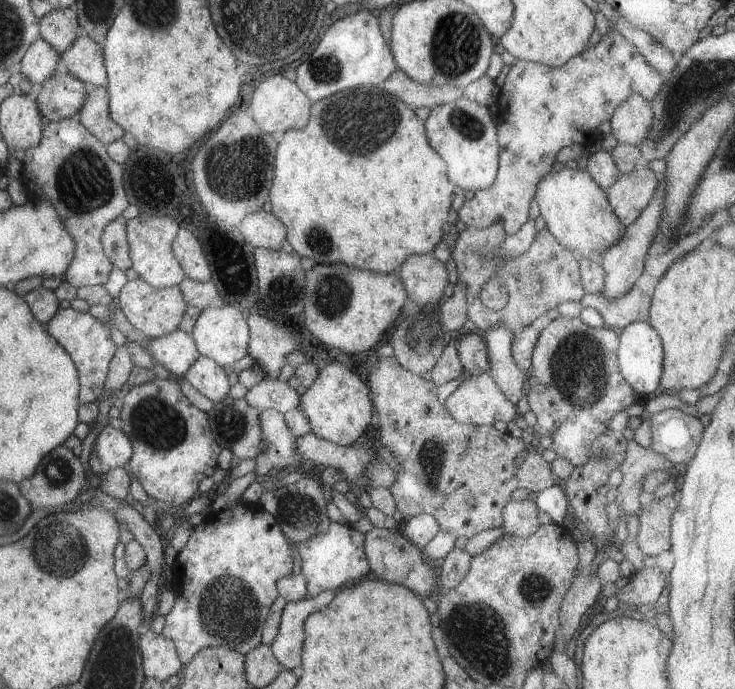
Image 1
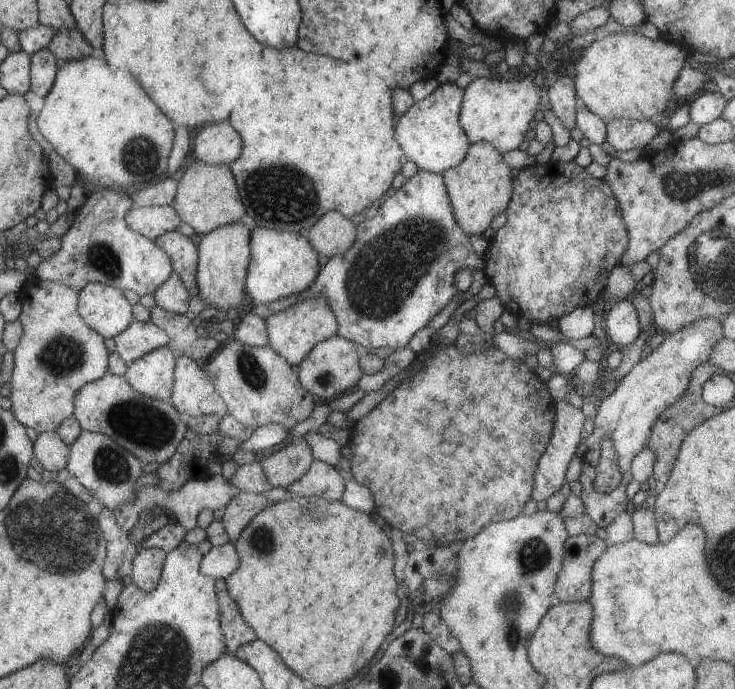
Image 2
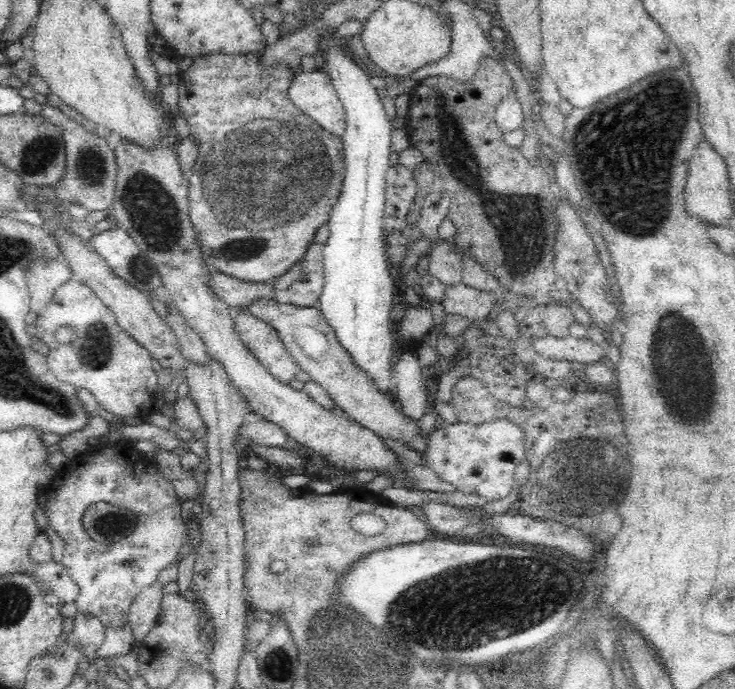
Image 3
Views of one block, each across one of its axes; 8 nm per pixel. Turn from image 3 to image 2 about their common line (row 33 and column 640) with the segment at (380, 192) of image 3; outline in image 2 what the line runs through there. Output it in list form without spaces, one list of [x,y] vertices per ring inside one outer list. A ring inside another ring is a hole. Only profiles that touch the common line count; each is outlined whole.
[[[630,299],[615,301],[607,306],[604,328],[618,349],[630,346],[643,331],[636,308]]]

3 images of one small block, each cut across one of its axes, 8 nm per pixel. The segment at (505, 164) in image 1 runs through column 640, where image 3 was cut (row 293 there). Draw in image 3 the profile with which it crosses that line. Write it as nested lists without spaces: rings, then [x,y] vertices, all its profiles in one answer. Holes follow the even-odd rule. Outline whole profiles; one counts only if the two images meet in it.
[[[75,278],[62,283],[62,286],[54,292],[50,303],[45,305],[43,312],[37,314],[32,330],[44,344],[48,345],[47,363],[58,380],[71,384],[77,389],[92,392],[100,408],[122,419],[126,416],[145,418],[151,414],[151,396],[157,392],[157,376],[152,370],[150,353],[118,326],[114,313],[84,283]],[[60,326],[76,328],[76,340],[72,344],[64,345],[54,340],[54,332]]]

